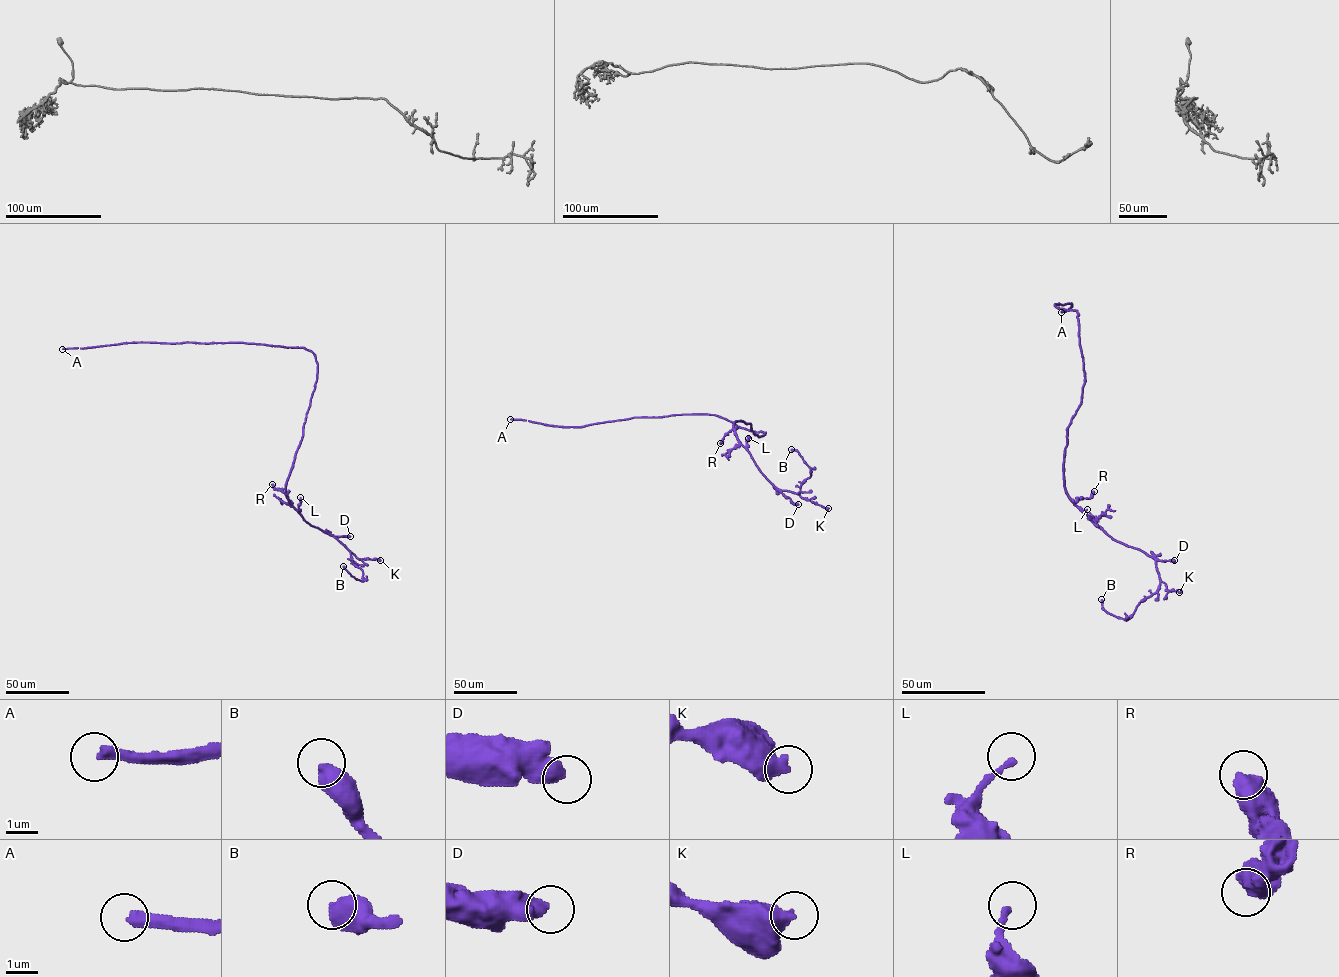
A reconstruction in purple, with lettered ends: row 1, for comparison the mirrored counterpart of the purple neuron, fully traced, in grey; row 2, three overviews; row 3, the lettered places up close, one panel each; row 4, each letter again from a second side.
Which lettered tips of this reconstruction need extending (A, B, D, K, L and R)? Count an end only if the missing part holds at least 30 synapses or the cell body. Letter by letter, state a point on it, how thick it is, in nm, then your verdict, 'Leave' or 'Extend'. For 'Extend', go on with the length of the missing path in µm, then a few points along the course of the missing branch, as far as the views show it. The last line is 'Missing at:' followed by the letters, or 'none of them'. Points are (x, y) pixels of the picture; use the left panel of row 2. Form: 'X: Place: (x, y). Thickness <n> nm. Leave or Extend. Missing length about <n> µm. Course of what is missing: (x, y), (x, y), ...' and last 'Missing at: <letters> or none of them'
A: Place: (62, 349). Thickness 340 nm. Extend. Missing length about 170 µm
B: Place: (343, 566). Thickness 600 nm. Leave
D: Place: (350, 536). Thickness 500 nm. Leave
K: Place: (380, 560). Thickness 550 nm. Leave
L: Place: (300, 497). Thickness 180 nm. Leave
R: Place: (272, 484). Thickness 700 nm. Leave
Missing at: A

